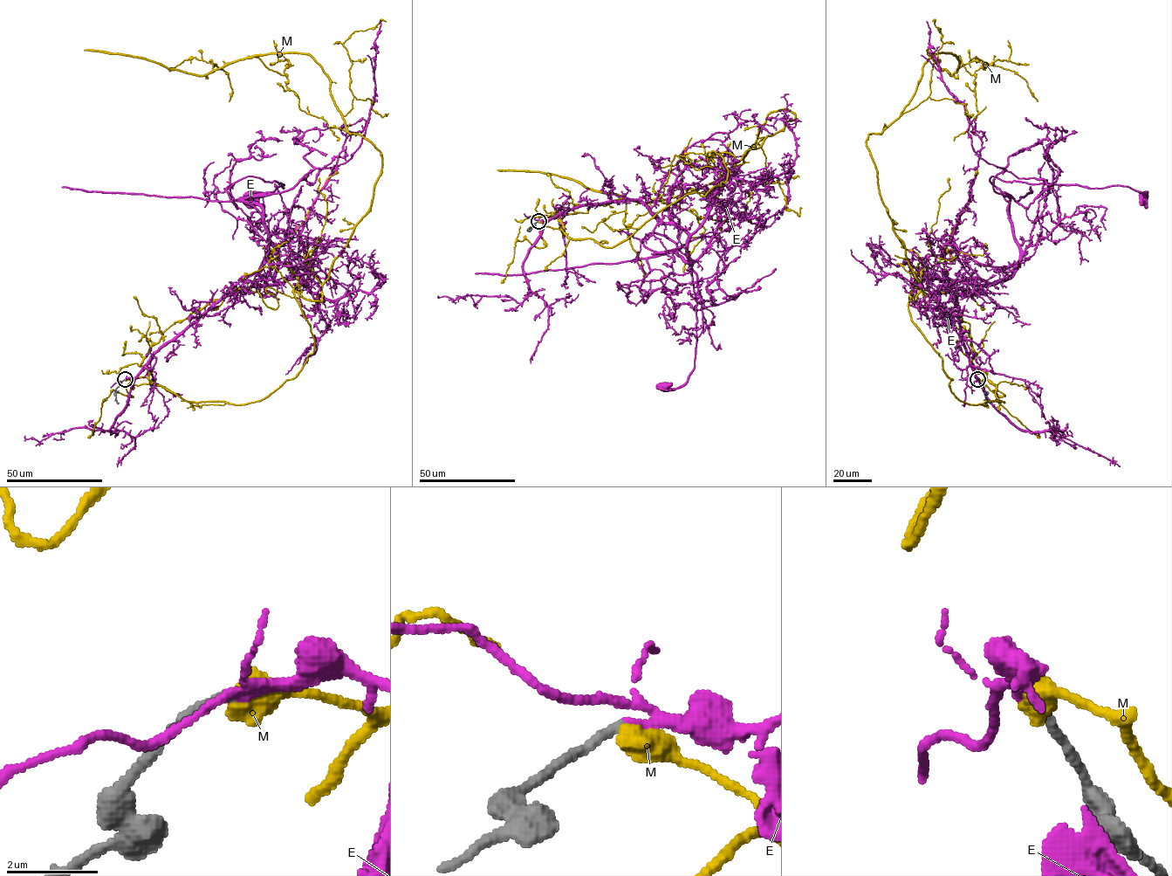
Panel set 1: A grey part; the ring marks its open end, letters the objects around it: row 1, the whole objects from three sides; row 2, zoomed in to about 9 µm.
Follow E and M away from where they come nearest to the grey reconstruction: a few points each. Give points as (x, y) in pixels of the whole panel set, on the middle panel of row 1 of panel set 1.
E: (538, 221), (637, 200), (688, 236), (689, 263), (643, 238), (675, 244), (697, 302), (694, 369), (664, 386)
M: (538, 221), (613, 247), (725, 182), (709, 152), (735, 163), (795, 114), (651, 202), (496, 169)

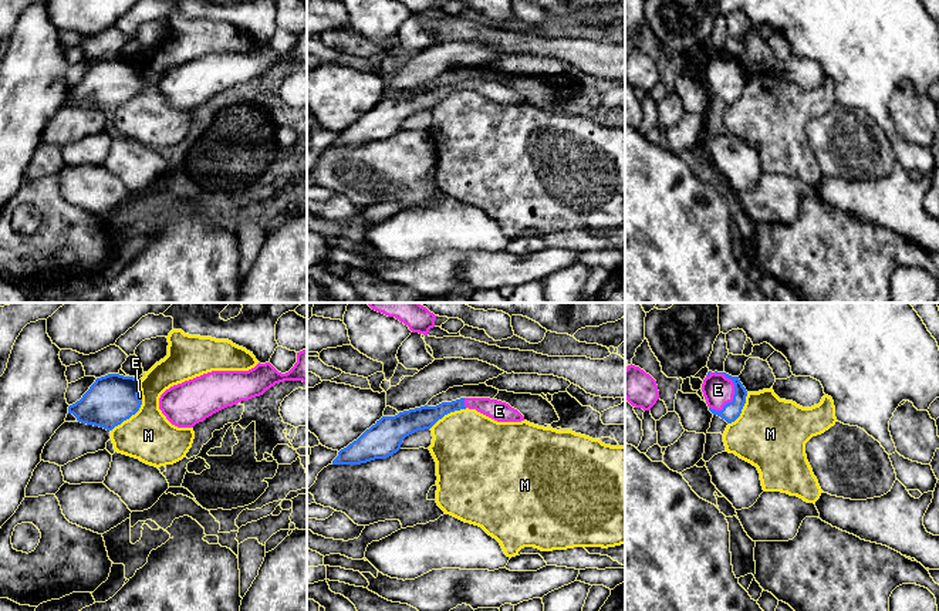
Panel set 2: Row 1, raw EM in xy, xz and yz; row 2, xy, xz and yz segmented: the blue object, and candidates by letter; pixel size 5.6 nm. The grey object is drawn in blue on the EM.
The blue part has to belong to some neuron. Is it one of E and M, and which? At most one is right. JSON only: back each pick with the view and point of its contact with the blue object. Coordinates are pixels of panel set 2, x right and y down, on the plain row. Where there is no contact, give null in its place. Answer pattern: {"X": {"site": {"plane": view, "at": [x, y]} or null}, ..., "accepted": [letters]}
{"E": {"site": {"plane": "yz", "at": [735, 70]}}, "accepted": ["E"]}

